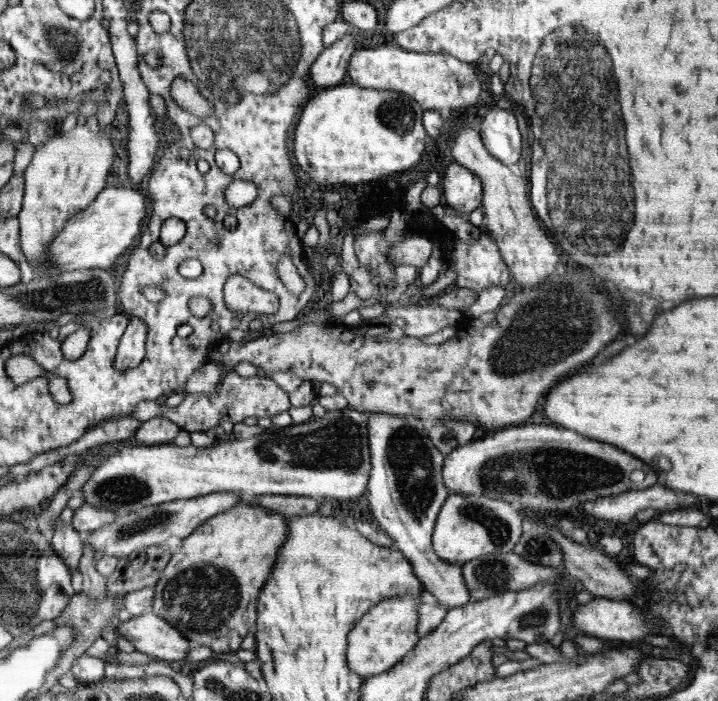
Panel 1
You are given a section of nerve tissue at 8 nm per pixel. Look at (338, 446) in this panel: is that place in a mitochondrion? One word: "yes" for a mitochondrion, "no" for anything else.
yes

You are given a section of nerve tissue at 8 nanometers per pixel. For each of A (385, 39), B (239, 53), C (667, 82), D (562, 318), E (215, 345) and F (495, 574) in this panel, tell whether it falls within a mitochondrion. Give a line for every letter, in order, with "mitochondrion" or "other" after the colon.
A: other
B: mitochondrion
C: other
D: mitochondrion
E: other
F: mitochondrion

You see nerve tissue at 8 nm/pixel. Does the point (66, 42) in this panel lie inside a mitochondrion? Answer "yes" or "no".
yes

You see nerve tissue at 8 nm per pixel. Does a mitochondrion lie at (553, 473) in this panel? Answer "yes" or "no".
yes

